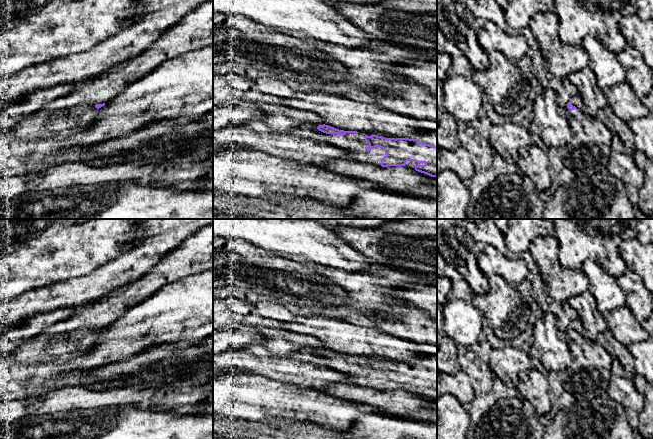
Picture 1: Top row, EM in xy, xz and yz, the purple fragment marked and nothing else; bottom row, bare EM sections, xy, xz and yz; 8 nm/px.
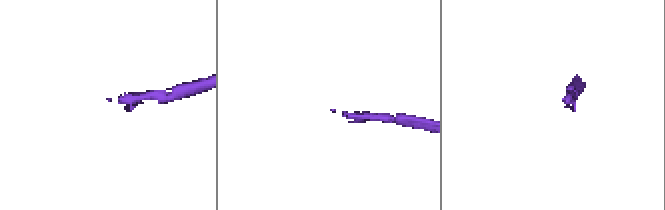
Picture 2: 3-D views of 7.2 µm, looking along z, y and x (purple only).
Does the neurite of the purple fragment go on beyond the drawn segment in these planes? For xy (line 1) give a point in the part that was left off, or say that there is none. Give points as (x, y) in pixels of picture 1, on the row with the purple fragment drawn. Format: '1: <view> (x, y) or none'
1: none

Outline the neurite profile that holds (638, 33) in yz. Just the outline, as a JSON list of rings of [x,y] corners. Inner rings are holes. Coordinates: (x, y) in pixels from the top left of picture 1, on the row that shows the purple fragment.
[[[636,13],[620,16],[619,30],[627,45],[638,50],[653,69],[653,19],[642,20]]]

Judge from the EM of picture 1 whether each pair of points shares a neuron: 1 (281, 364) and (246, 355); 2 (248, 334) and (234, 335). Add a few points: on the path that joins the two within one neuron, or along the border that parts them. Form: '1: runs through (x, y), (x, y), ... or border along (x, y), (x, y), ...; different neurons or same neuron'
1: runs through (272, 364), (255, 359); same neuron
2: runs through (245, 335), (237, 335); same neuron

